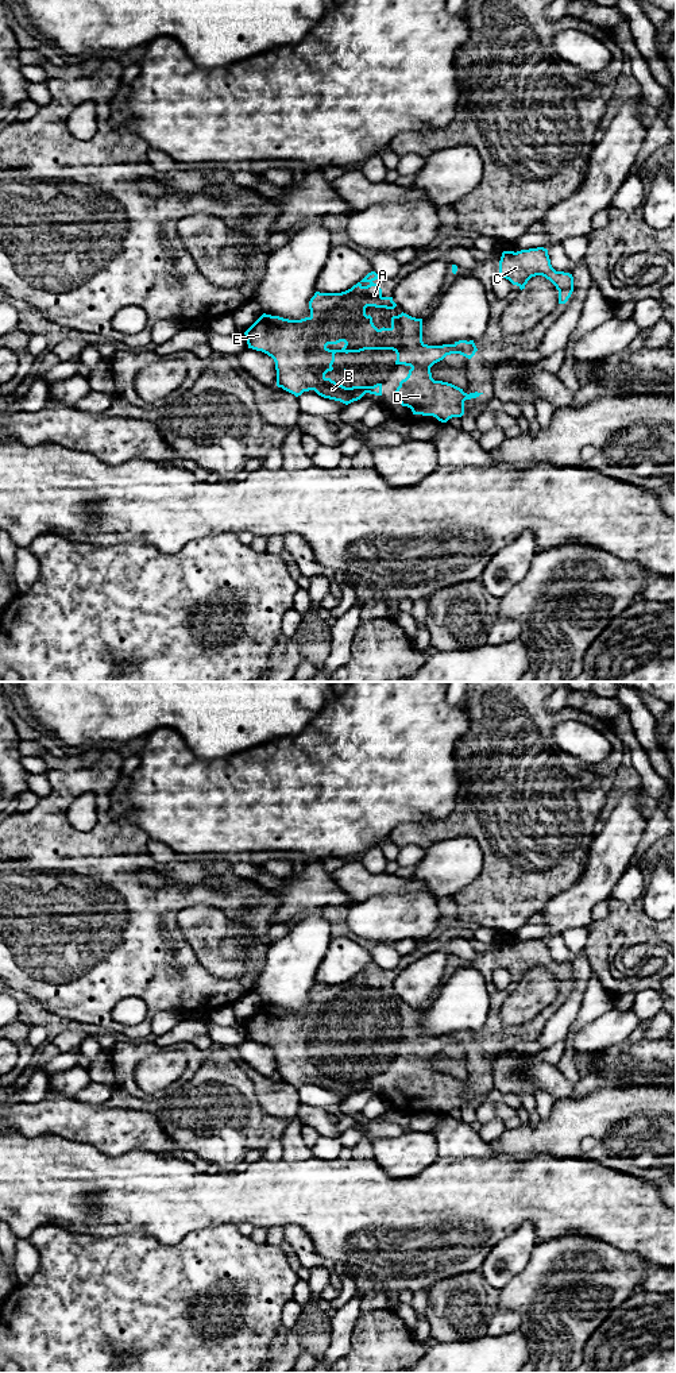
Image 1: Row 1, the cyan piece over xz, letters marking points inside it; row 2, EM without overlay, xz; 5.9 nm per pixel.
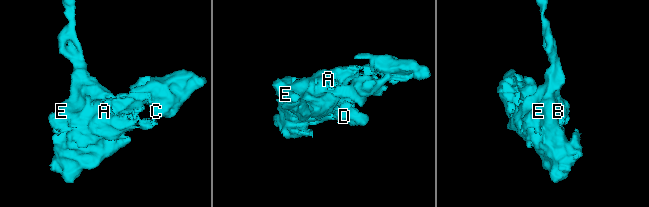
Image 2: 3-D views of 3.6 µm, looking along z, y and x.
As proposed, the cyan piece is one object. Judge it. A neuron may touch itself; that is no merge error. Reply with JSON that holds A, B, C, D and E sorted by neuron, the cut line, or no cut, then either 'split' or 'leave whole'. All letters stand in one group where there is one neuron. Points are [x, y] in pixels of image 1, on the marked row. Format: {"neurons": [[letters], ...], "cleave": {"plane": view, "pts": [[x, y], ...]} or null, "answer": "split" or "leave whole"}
{"neurons": [["A", "B", "C", "D", "E"]], "cleave": null, "answer": "leave whole"}

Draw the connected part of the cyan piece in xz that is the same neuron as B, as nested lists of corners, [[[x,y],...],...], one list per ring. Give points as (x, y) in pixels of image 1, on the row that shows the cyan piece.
[[[375,271],[368,273],[360,282],[341,293],[316,292],[309,301],[310,316],[301,320],[289,320],[263,313],[246,332],[248,348],[262,351],[275,362],[277,386],[301,396],[314,390],[318,396],[345,405],[360,400],[366,393],[382,396],[382,383],[374,386],[345,387],[325,374],[332,371],[336,352],[360,352],[364,350],[393,350],[397,354],[395,365],[410,366],[409,374],[399,382],[394,397],[413,414],[433,416],[441,423],[464,414],[464,401],[483,393],[464,393],[463,389],[432,378],[430,367],[447,355],[460,354],[471,359],[478,351],[474,340],[459,340],[453,344],[428,346],[422,342],[422,319],[406,313],[391,317],[390,328],[378,329],[372,317],[366,315],[367,306],[394,309],[393,297],[383,297],[382,289],[374,281],[381,279]]]

